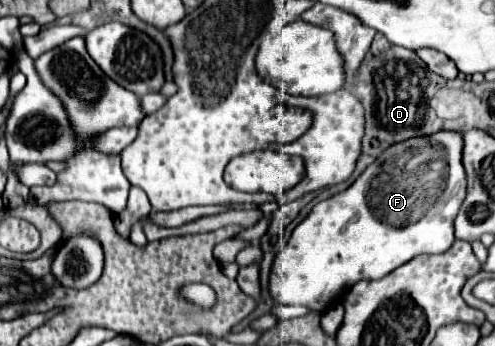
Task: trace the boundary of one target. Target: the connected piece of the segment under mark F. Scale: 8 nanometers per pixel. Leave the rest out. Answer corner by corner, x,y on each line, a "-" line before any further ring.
436,131
432,135
394,143
384,149
348,189
314,205
308,217
292,231
288,245
276,257
270,279
274,301
280,305
304,305
322,313
334,307
342,293
362,279
382,279
418,255
446,253
456,241
454,219
466,199
462,149
464,141
460,131

